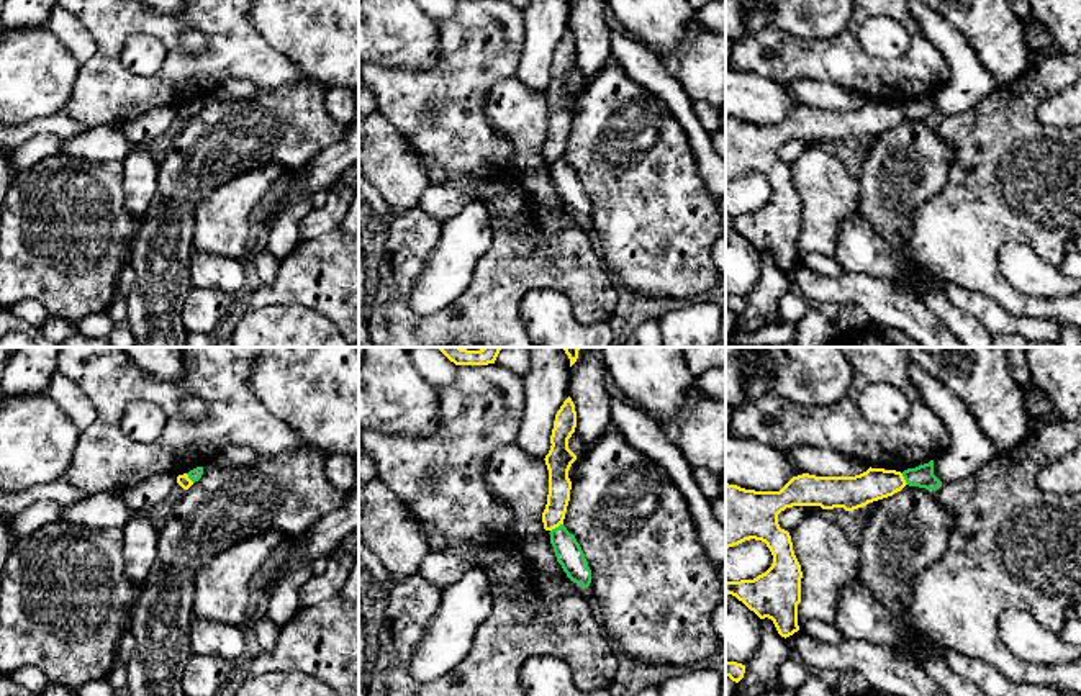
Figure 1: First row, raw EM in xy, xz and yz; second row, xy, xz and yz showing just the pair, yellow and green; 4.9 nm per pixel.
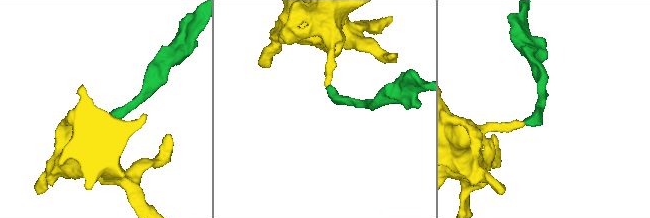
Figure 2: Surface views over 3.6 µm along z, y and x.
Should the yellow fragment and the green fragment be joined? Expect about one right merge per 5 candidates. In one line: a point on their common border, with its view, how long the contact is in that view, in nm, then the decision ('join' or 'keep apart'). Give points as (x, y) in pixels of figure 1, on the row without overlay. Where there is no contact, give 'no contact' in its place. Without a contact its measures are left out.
meets yellow in xz at (556, 159); contact 80 nm long; keep apart

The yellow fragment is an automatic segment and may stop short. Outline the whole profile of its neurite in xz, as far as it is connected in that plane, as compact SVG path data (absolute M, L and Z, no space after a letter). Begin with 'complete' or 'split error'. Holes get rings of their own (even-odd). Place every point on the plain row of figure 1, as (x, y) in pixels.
complete | M568 29L555 47L554 62L550 69L550 84L545 88L549 103L549 128L542 146L545 164L552 164L563 157L567 139L570 134L572 115L568 103L577 93L577 88L568 82L568 72L577 61L577 44Z

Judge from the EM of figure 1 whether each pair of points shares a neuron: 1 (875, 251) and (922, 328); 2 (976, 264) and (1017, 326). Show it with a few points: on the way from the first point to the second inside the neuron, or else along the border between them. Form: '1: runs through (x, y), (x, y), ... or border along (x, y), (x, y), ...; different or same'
1: border along (855, 271), (888, 277), (893, 282); different
2: border along (976, 293), (995, 300), (1016, 316), (1047, 320); different

